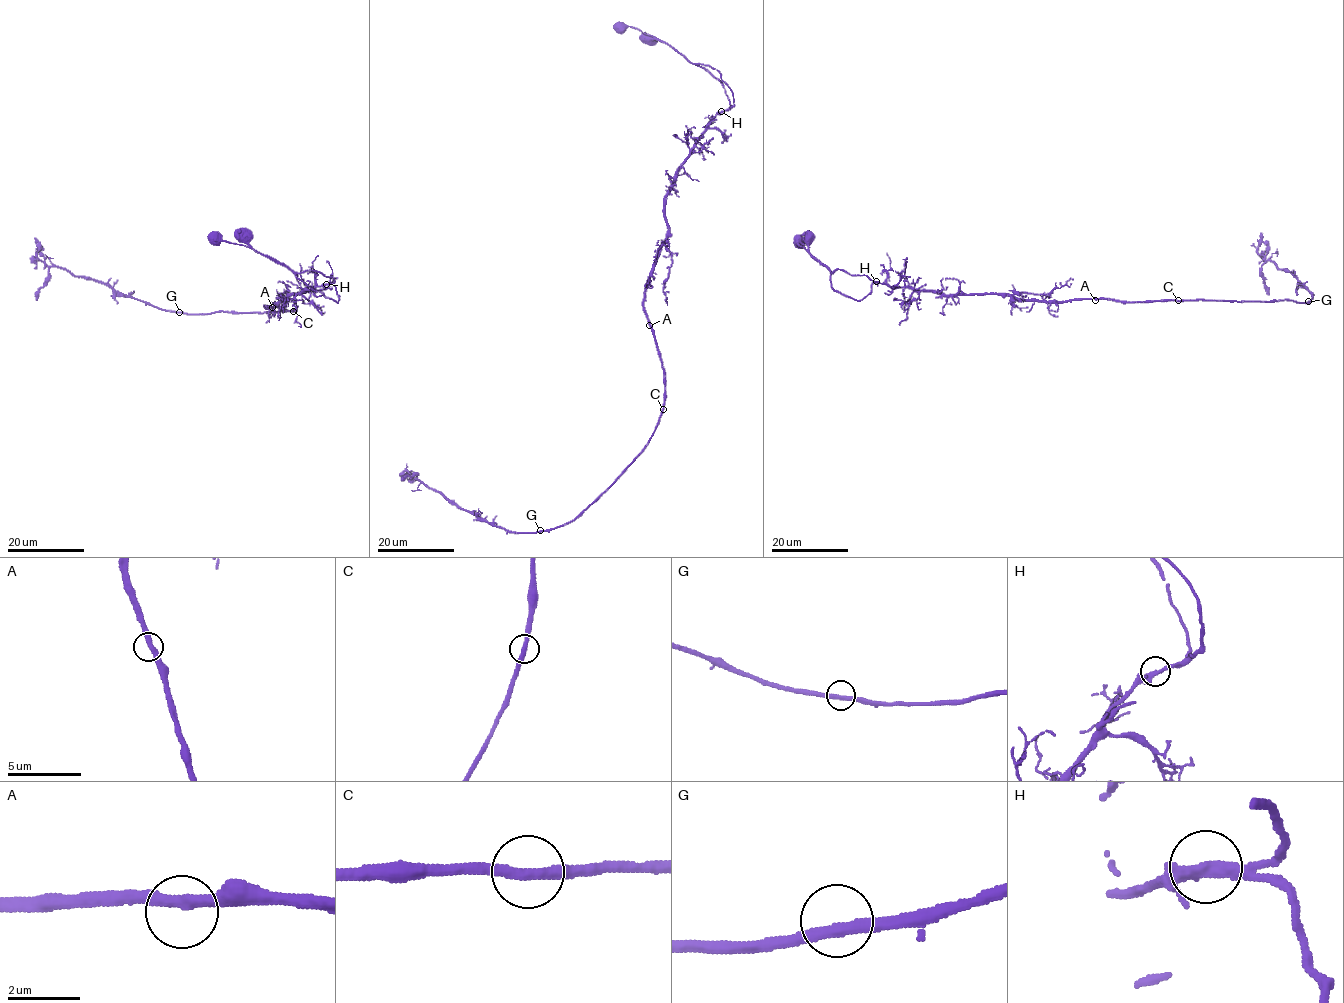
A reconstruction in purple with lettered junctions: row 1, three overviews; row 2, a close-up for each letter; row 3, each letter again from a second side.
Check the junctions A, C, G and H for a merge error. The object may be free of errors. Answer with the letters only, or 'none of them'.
H

